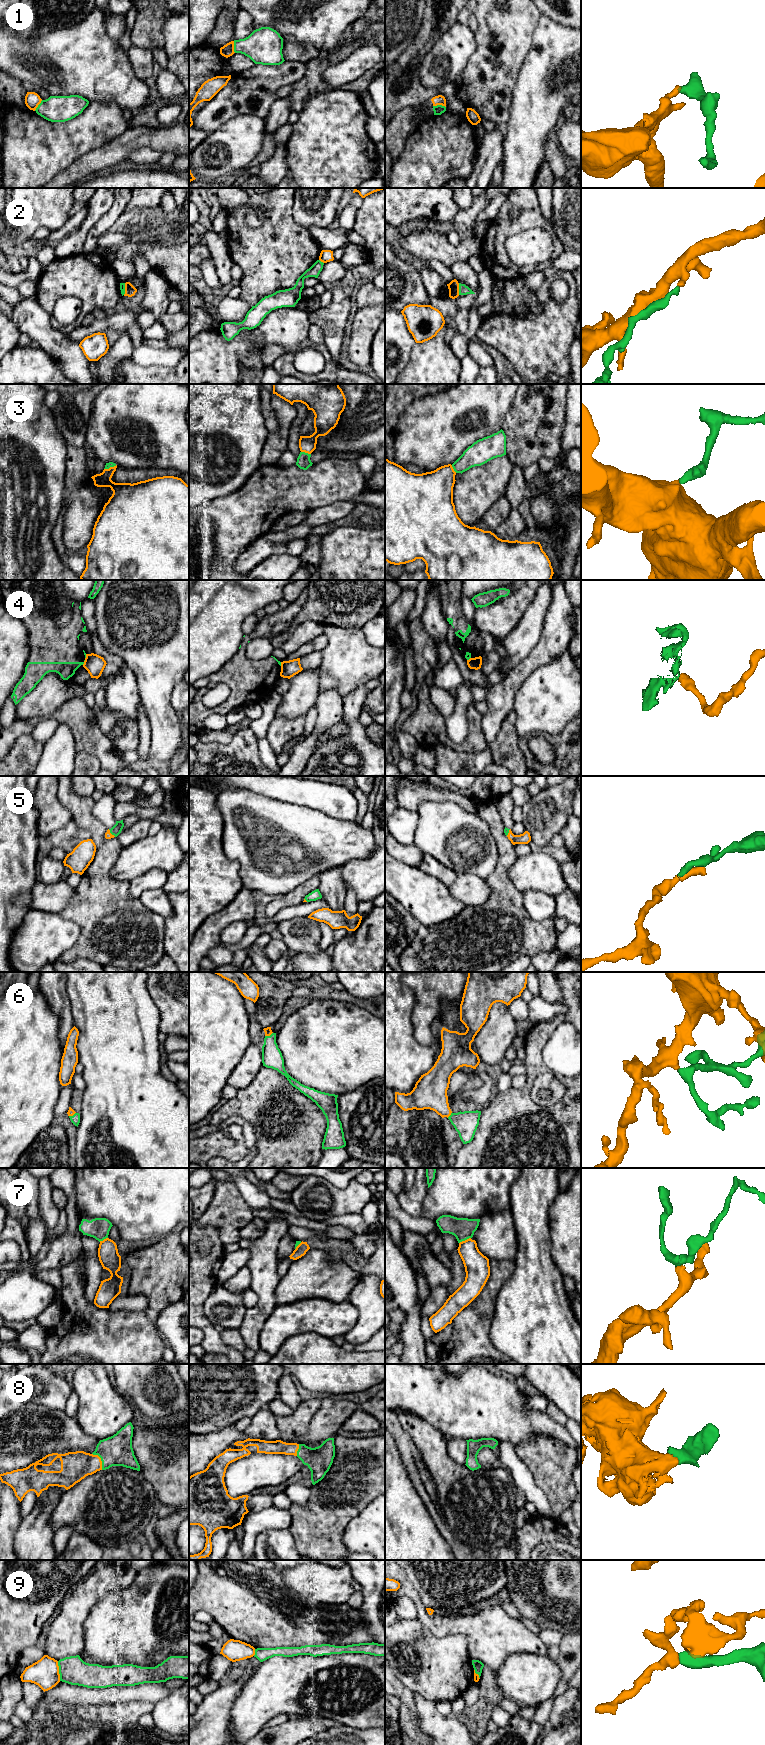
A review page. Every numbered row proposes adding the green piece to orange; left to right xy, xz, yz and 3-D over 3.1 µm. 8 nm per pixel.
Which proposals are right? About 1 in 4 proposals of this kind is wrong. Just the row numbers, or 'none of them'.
3, 5, 6, 8

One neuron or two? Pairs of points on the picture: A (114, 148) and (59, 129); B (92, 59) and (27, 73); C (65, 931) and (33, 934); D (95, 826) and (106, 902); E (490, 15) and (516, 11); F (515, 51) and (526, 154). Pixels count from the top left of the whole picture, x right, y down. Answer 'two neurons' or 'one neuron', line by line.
A: two neurons
B: one neuron
C: one neuron
D: one neuron
E: one neuron
F: two neurons

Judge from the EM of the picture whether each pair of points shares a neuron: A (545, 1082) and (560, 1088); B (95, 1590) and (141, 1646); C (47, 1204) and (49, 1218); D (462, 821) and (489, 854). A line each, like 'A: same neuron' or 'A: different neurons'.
A: same neuron
B: different neurons
C: same neuron
D: same neuron

